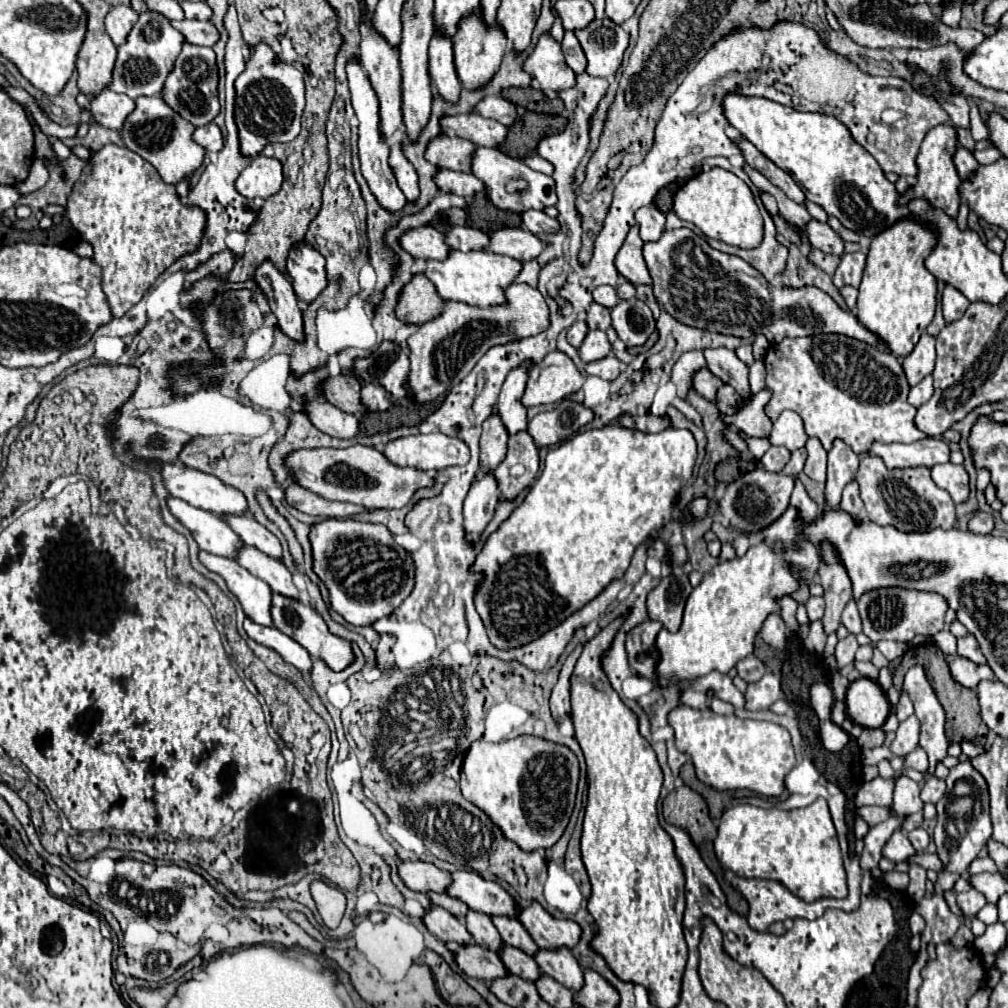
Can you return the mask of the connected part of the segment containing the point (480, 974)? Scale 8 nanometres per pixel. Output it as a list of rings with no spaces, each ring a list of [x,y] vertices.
[[[467,944],[465,948],[461,948],[455,954],[455,958],[457,958],[459,968],[467,976],[473,976],[473,978],[479,978],[479,980],[491,982],[495,978],[509,976],[501,956],[495,954],[495,952],[489,952],[487,948],[481,948],[477,944]]]

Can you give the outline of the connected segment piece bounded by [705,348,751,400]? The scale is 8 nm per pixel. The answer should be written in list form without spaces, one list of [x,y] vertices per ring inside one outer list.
[[[715,348],[715,350],[705,350],[705,358],[707,358],[707,366],[713,374],[717,374],[723,382],[731,384],[741,398],[749,398],[751,390],[749,390],[749,368],[737,360],[737,354],[727,350],[727,348]]]

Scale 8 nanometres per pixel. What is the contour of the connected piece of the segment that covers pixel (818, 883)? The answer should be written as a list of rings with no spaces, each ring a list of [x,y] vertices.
[[[819,798],[811,806],[805,806],[799,810],[779,810],[779,808],[765,810],[751,804],[741,804],[727,810],[721,816],[719,834],[715,838],[715,854],[725,870],[733,870],[737,876],[743,876],[743,878],[777,880],[785,884],[789,892],[793,892],[805,902],[813,902],[819,898],[845,898],[847,896],[843,858],[841,858],[835,826],[833,826],[825,798]]]

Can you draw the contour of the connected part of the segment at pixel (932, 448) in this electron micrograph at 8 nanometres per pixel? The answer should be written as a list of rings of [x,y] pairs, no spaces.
[[[919,440],[911,444],[873,444],[871,454],[881,456],[887,468],[913,468],[913,466],[935,466],[949,462],[951,448],[943,440]]]

